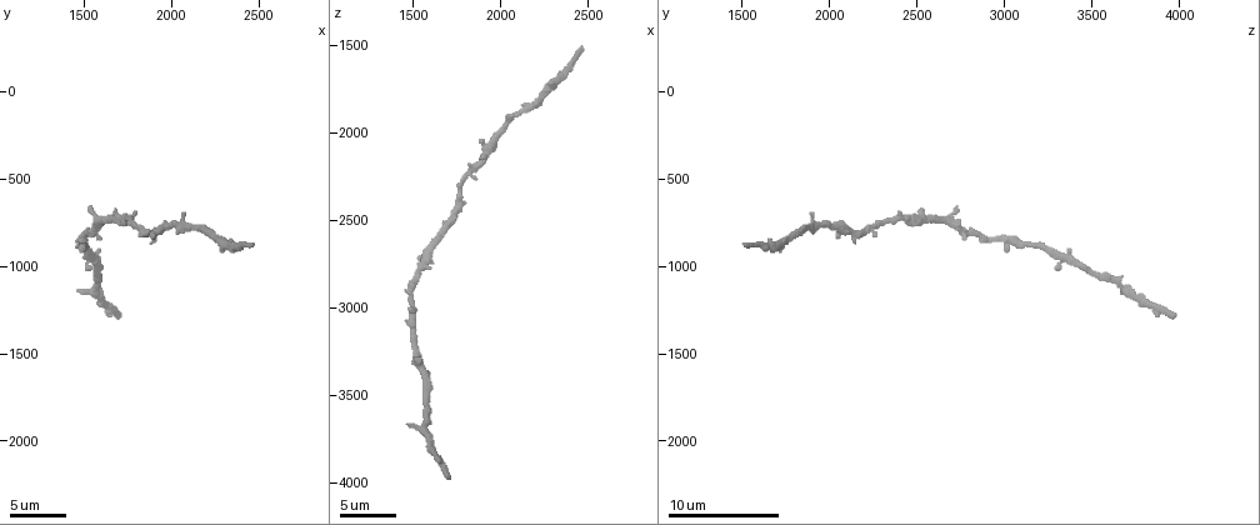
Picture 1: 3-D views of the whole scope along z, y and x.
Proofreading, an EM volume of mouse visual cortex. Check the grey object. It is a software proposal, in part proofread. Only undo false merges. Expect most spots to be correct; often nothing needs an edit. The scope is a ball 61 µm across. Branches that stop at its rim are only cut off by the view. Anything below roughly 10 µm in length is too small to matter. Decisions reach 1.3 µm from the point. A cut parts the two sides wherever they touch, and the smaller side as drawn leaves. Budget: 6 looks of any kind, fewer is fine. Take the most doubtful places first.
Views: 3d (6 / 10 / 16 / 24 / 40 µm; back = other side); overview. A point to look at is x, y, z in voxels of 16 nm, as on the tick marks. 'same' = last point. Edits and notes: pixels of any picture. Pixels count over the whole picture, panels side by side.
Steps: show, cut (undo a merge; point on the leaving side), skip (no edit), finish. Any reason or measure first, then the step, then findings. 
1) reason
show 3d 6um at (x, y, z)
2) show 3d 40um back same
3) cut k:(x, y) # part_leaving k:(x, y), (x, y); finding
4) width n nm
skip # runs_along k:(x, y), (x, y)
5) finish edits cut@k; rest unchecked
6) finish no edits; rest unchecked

arms part here
show 3d 6um at (1580, 720, 2680)

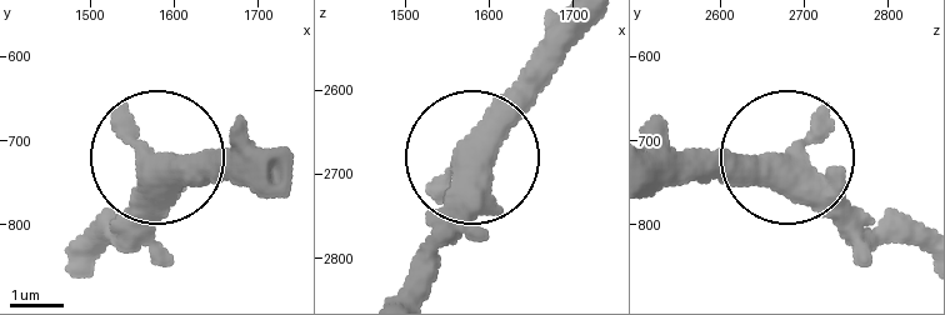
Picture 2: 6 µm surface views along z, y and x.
side_arm 25 um
skip # runs_along 2:(788, 188), (784, 156), (680, 151); one cell here

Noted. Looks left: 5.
show 3d 6um at (1500, 860, 2960)

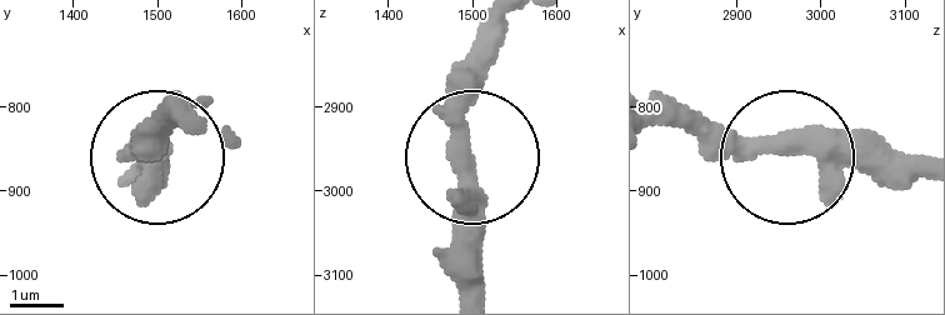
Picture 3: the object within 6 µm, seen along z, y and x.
show 3d 6um back at (1490, 850, 2965)

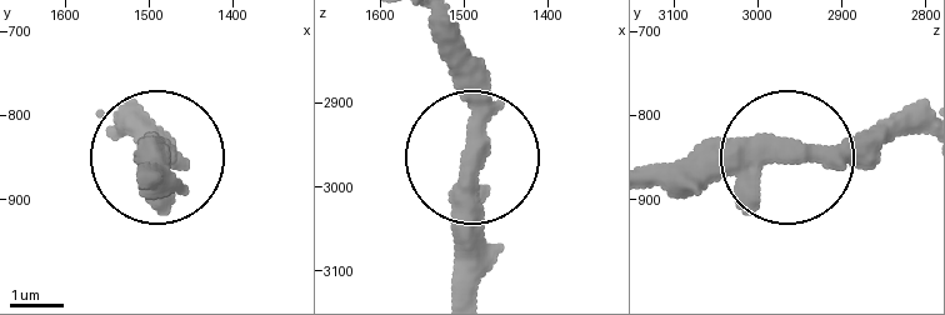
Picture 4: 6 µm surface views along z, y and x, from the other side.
width 440 nm
skip # runs_along 4:(428, 21), (473, 129), (473, 290); continuous, no second cell

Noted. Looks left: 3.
calibre changes
show 3d 16um at (1760, 720, 2400)

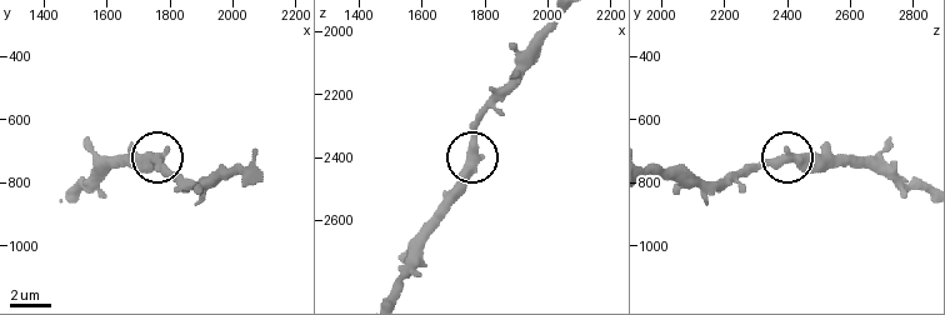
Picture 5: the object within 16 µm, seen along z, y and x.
skip # runs_along 5:(873, 170), (859, 165), (804, 165), (783, 155), (745, 165); one cell here

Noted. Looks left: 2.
finish no edits; rest unchecked

